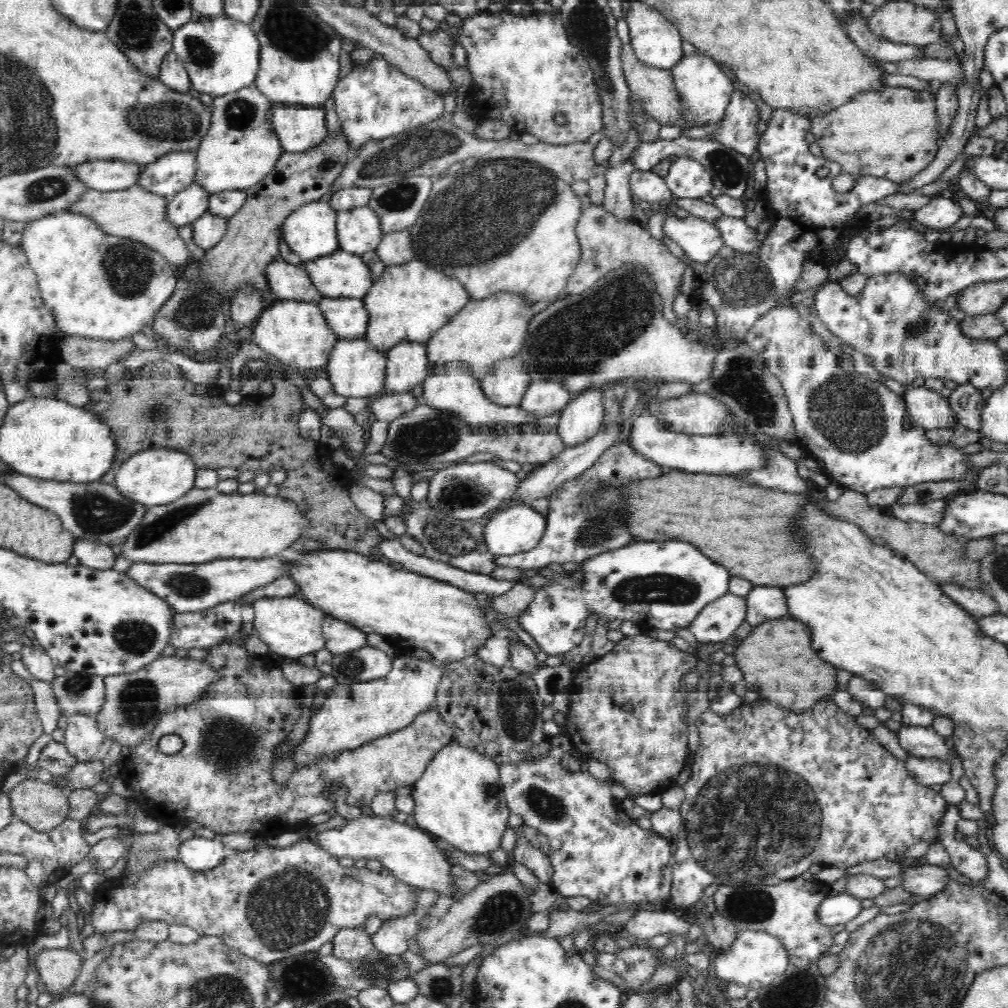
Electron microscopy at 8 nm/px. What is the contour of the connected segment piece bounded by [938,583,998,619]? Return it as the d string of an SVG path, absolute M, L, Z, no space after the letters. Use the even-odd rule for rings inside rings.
M952 583L938 584L943 593L948 595L956 604L959 604L968 614L976 617L995 615L998 612L998 604L982 590L952 586Z

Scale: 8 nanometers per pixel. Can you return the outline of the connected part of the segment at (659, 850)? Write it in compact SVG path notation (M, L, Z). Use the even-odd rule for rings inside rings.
M563 734L552 736L550 747L548 752L545 753L545 756L538 757L536 762L526 760L516 764L498 765L502 790L510 812L516 814L516 816L521 816L525 825L539 830L544 836L548 837L549 844L551 845L549 858L553 868L550 885L562 894L562 896L585 896L600 906L609 904L636 904L636 902L658 904L658 902L662 902L664 898L668 898L671 894L672 886L672 866L670 866L670 858L673 858L674 850L670 850L670 842L668 842L667 837L660 836L659 833L654 832L652 828L650 830L642 830L642 828L638 826L637 820L632 819L632 816L629 816L628 812L624 811L621 800L616 799L616 796L612 796L610 786L605 784L604 780L596 780L596 776L592 776L592 772L588 772L586 765L576 766L573 772L568 772L568 768L561 767L562 757L565 753L573 749L569 737Z

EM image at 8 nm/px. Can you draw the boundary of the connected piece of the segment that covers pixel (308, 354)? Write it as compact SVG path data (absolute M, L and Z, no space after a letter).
M280 300L267 307L255 323L252 328L254 344L262 348L269 358L279 360L291 371L306 377L315 377L318 371L327 367L331 350L338 340L316 303Z

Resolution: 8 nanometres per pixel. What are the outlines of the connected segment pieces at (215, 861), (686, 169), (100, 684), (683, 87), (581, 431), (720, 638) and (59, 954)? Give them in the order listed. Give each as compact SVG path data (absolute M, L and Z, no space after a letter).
M220 833L212 837L195 835L181 842L178 860L192 870L205 871L222 864L234 852L222 845Z
M687 156L671 162L665 181L678 198L708 199L714 187L710 172L700 162Z
M86 668L80 672L65 670L62 676L50 681L61 714L70 717L83 714L97 717L106 698L105 676L88 674Z
M700 52L684 55L682 60L671 68L671 75L675 80L676 92L679 92L679 99L686 106L690 120L694 120L699 126L706 126L723 118L736 88L732 86L732 80L718 67L717 61Z
M588 388L574 395L561 410L556 430L565 448L596 436L603 424L604 413L602 388Z
M730 592L707 604L687 626L690 634L702 643L723 643L745 620L746 596Z
M77 947L44 949L37 954L35 966L40 981L45 984L49 993L63 995L71 991L83 961L82 953Z

